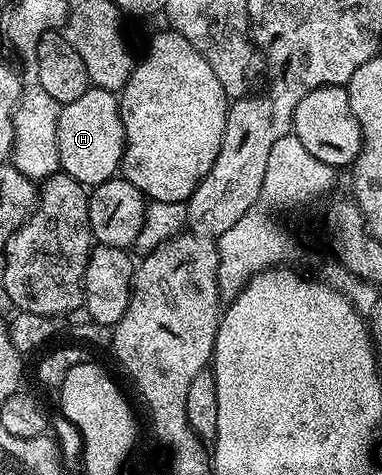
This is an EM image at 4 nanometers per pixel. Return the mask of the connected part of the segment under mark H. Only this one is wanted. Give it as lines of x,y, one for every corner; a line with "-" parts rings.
90,88
78,96
78,100
70,100
60,107
57,124
58,156
60,170
78,180
86,188
102,184
106,180
117,177
120,161
124,155
124,125
120,115
120,99
113,91

